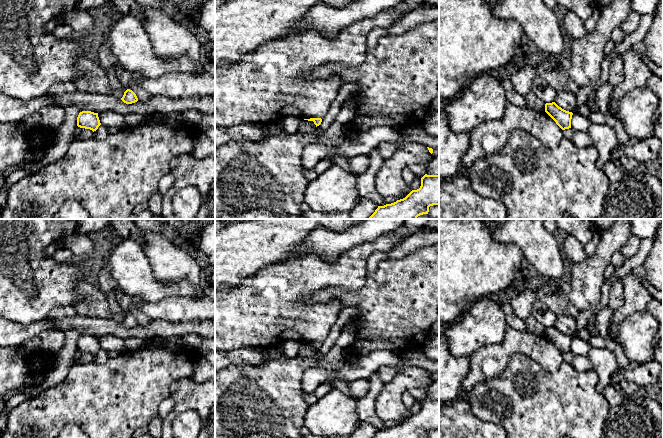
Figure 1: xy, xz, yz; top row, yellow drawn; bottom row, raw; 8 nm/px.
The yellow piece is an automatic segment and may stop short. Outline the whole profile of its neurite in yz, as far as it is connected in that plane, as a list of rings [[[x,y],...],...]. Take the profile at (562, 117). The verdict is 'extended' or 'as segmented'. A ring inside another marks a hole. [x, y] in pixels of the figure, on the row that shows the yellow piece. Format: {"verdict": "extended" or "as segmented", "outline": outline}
{"verdict": "as segmented", "outline": [[[555,102],[545,104],[545,112],[556,122],[562,129],[571,128],[572,112],[566,111],[559,107]]]}

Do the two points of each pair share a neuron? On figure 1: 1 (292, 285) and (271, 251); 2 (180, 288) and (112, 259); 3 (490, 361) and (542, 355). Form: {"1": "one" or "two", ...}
{"1": "two", "2": "one", "3": "one"}

